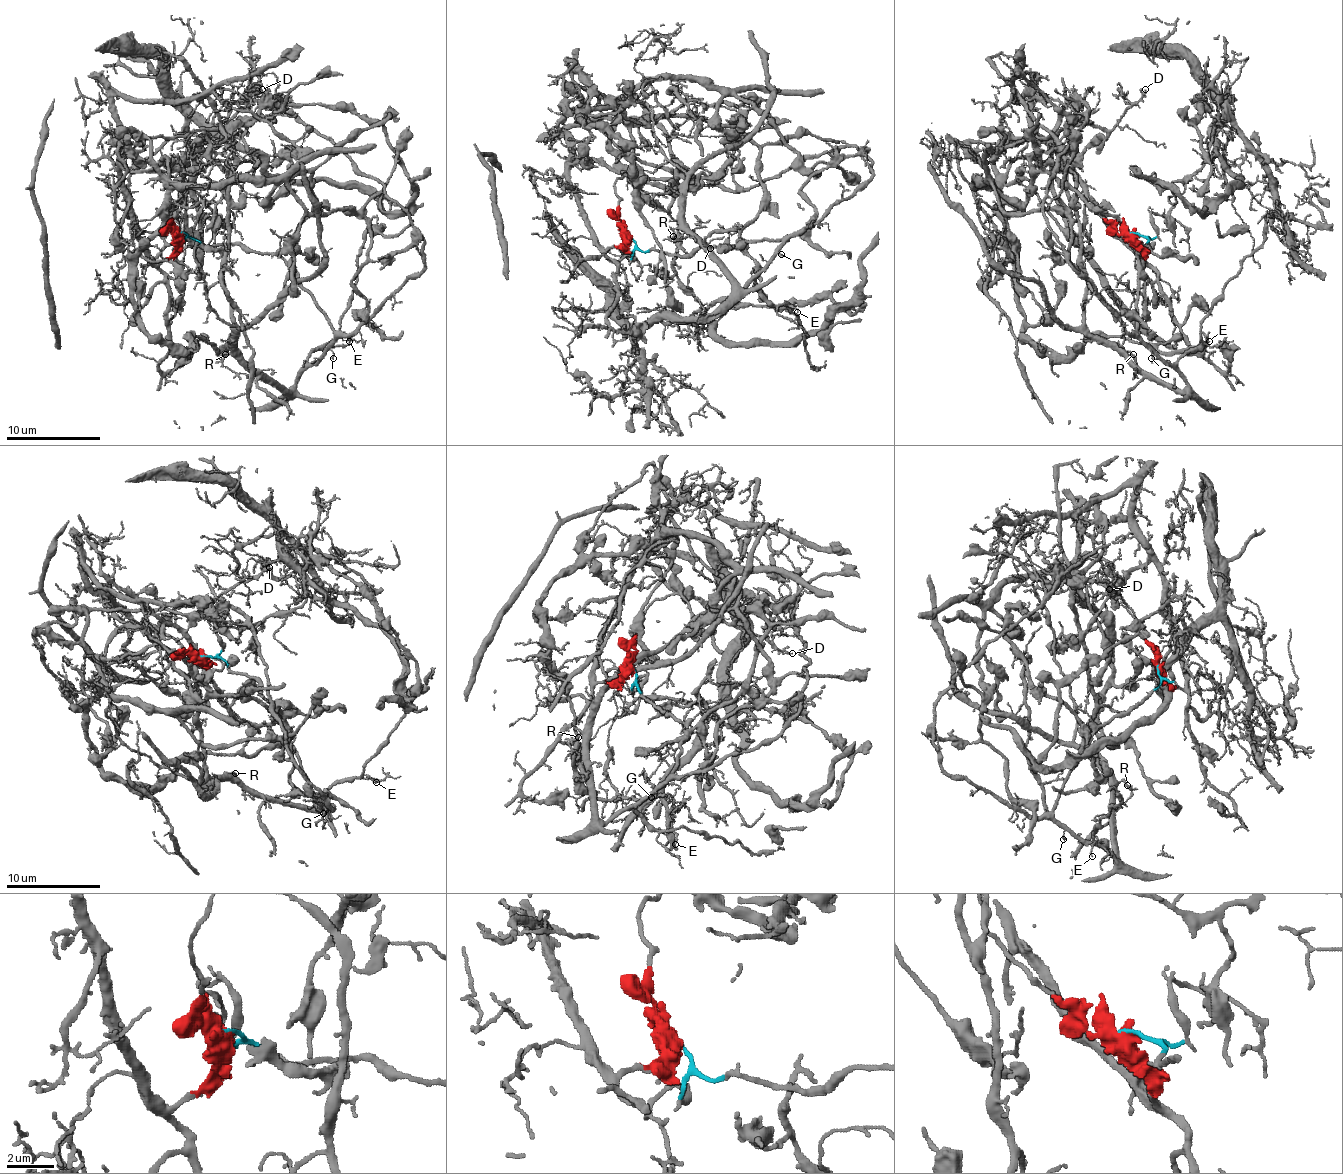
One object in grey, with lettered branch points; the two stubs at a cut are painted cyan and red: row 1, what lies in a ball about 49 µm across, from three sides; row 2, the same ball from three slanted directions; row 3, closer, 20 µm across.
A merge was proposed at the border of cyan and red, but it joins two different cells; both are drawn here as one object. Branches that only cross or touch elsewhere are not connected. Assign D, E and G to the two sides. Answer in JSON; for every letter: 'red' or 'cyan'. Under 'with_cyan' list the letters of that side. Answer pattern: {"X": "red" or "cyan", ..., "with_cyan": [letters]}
{"D": "red", "E": "cyan", "G": "cyan", "with_cyan": ["E", "G"]}

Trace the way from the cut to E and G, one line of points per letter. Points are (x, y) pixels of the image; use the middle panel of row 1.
E: (626, 232), (643, 251), (693, 256), (702, 246), (780, 239), (778, 253), (756, 287), (768, 301), (797, 313)
G: (626, 232), (643, 251), (693, 256), (702, 246), (740, 246), (745, 242), (780, 239), (780, 253)

